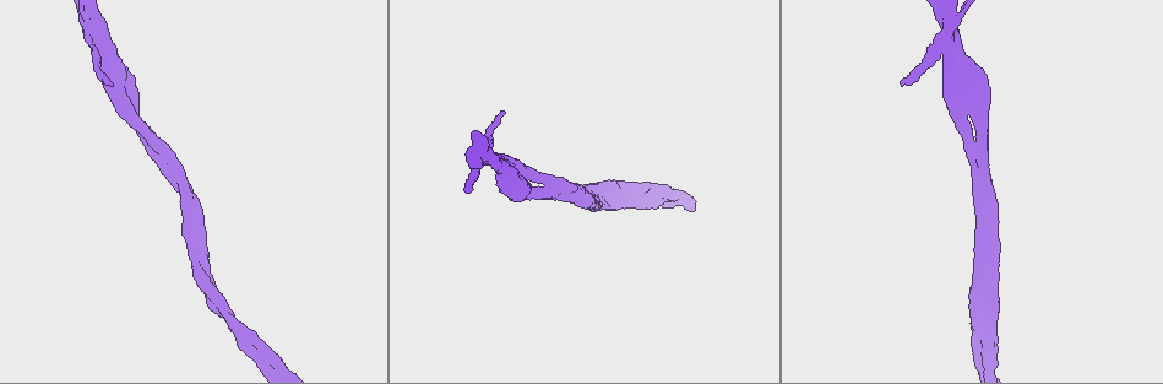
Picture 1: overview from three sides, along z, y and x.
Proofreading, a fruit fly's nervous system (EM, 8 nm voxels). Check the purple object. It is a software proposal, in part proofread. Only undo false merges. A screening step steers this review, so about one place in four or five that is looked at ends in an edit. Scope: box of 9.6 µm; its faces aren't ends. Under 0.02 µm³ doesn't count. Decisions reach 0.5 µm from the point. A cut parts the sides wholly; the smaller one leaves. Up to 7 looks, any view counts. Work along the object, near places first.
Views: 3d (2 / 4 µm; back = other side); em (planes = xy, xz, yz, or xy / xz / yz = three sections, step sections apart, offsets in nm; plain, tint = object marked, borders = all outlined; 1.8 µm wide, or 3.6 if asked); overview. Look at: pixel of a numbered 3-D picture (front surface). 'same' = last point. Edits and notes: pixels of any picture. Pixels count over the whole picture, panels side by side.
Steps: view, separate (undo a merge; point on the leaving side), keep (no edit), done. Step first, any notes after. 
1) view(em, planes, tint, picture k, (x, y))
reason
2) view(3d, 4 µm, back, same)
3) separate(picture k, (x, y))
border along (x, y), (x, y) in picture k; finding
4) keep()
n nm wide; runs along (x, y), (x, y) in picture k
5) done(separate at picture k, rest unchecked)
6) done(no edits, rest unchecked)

view(3d, 2 µm, picture 1, (487, 157))
sudden change in width

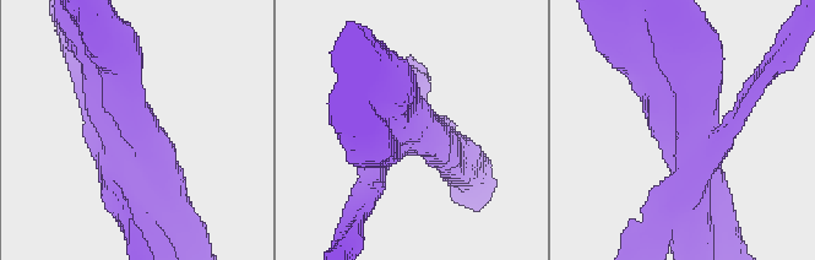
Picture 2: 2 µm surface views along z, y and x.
view(em, xy, step 16, tint, picture 2, (138, 132))
4 arms

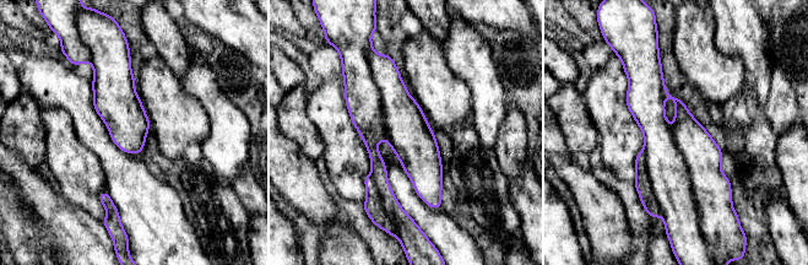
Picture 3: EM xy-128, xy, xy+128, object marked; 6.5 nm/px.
separate(picture 3, (641, 182))
border along (643, 151), (647, 179), (661, 215) in picture 3; two cells meet here

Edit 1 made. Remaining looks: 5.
view(3d, 2 µm, picture 1, (201, 256))
two arms in line, one across

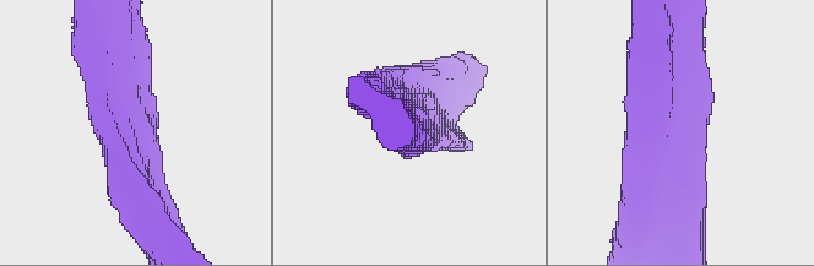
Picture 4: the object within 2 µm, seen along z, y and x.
view(em, planes, borders, picture 4, (691, 120))
shape alone is not enough

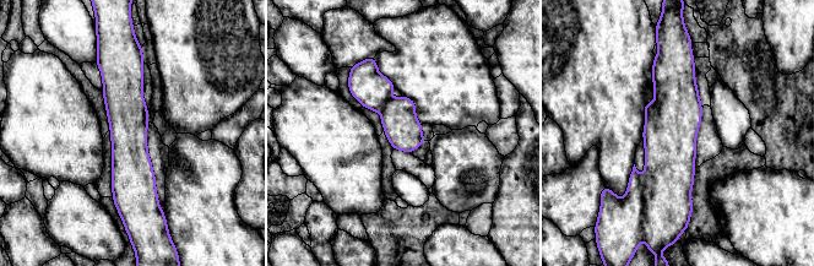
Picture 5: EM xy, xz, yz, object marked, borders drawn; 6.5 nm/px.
keep()
runs along (123, 58), (135, 205) in picture 5; one cell here

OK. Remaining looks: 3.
done(separate at picture 3, rest unchecked)

